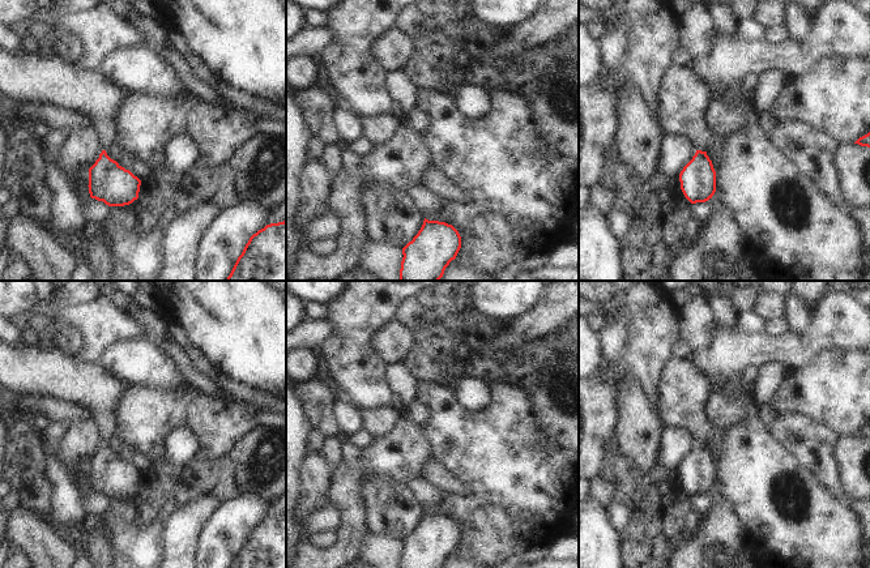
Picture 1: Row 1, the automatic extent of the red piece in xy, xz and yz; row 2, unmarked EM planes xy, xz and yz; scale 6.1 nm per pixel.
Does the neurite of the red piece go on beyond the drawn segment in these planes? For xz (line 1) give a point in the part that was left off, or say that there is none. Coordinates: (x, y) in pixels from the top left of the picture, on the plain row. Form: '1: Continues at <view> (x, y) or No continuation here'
1: No continuation here

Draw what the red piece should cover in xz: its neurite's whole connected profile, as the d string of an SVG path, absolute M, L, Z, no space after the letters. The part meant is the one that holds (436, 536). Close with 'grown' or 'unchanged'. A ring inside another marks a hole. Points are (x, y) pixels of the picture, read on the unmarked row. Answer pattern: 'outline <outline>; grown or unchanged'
outline M425 511L418 526L402 541L400 568L443 568L461 541L459 524Z; unchanged

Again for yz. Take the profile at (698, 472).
outline M696 443L679 466L681 482L691 495L705 495L716 484L716 464L707 444Z; unchanged

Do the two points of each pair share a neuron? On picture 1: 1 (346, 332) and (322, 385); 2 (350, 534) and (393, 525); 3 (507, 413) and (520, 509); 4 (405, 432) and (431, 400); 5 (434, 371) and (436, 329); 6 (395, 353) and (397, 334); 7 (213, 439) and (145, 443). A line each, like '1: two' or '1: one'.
1: two
2: two
3: one
4: two
5: one
6: one
7: one

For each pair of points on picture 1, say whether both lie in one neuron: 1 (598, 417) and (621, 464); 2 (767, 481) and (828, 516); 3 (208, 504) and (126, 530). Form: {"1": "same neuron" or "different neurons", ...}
{"1": "different neurons", "2": "same neuron", "3": "different neurons"}

